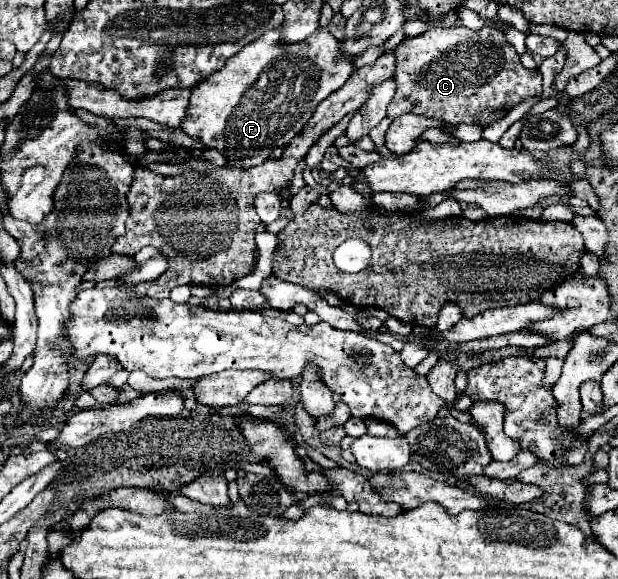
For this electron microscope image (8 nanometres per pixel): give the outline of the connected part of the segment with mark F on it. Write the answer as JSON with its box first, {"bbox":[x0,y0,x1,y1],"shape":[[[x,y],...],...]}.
{"bbox":[181,29,353,167],"shape":[[[279,29],[267,31],[255,43],[243,47],[235,57],[231,57],[225,67],[211,77],[203,79],[191,95],[189,115],[181,129],[191,137],[201,137],[209,147],[219,149],[235,167],[255,167],[267,161],[273,147],[283,147],[289,143],[311,119],[315,107],[333,91],[343,87],[351,77],[353,65],[339,59],[339,41],[333,35],[313,33],[305,41],[295,45],[279,45]]]}

